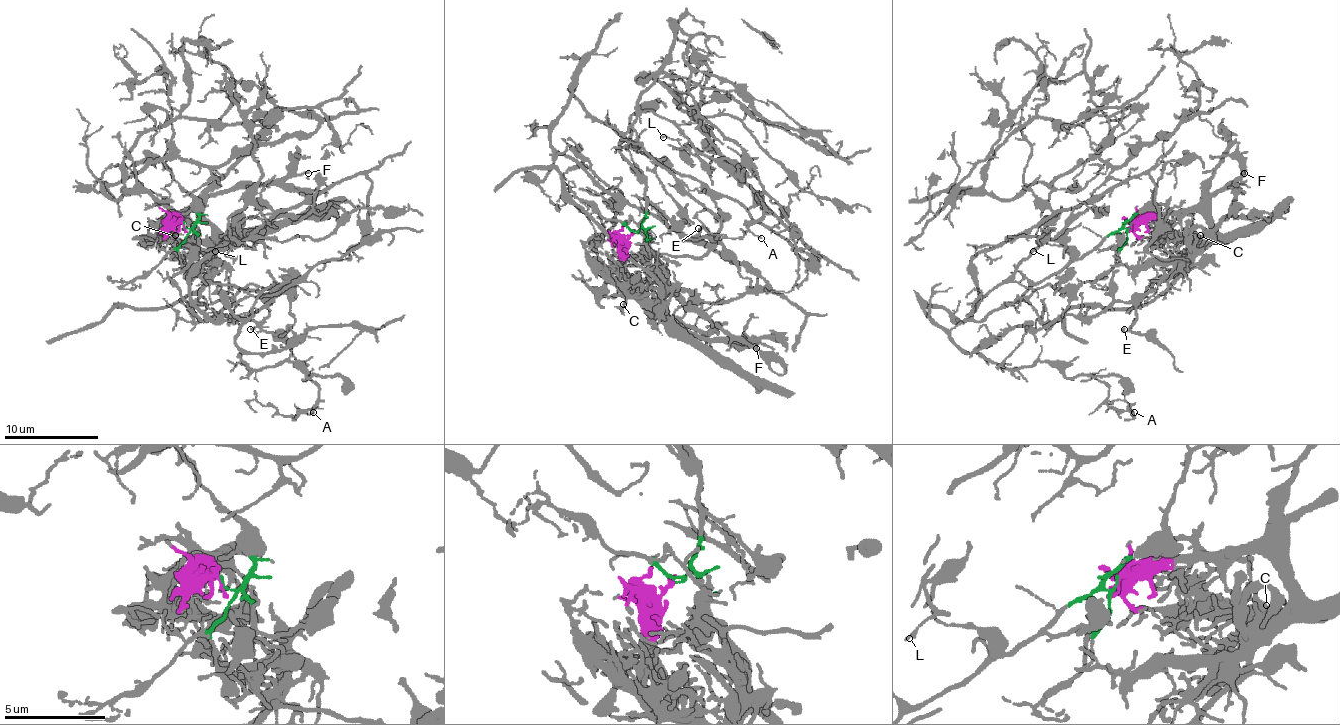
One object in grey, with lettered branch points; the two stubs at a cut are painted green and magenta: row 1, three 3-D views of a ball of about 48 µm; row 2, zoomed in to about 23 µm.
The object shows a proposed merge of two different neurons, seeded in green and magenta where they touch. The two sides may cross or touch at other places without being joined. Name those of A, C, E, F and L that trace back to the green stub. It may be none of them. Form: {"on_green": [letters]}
{"on_green": ["A", "E", "L"]}

